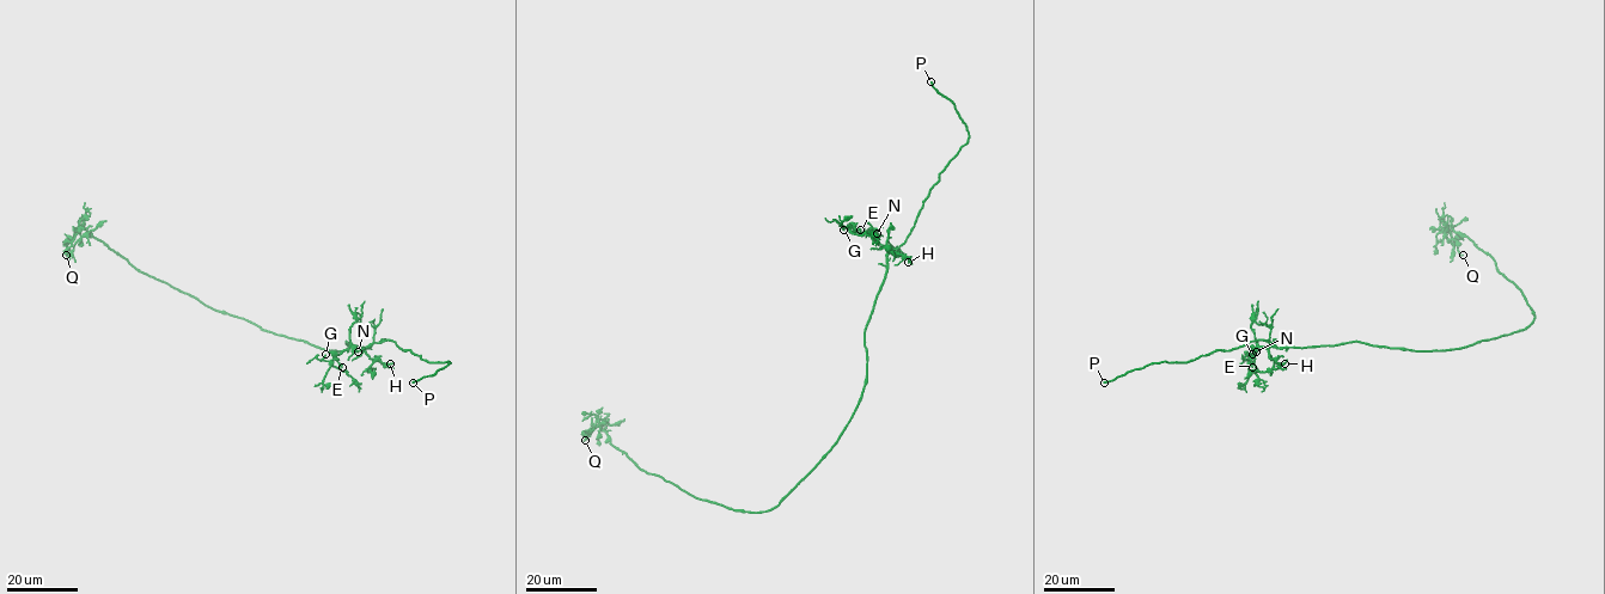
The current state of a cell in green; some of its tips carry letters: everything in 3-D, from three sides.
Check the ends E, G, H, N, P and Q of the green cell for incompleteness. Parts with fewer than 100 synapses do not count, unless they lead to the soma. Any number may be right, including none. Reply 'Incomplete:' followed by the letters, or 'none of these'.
Incomplete: P

